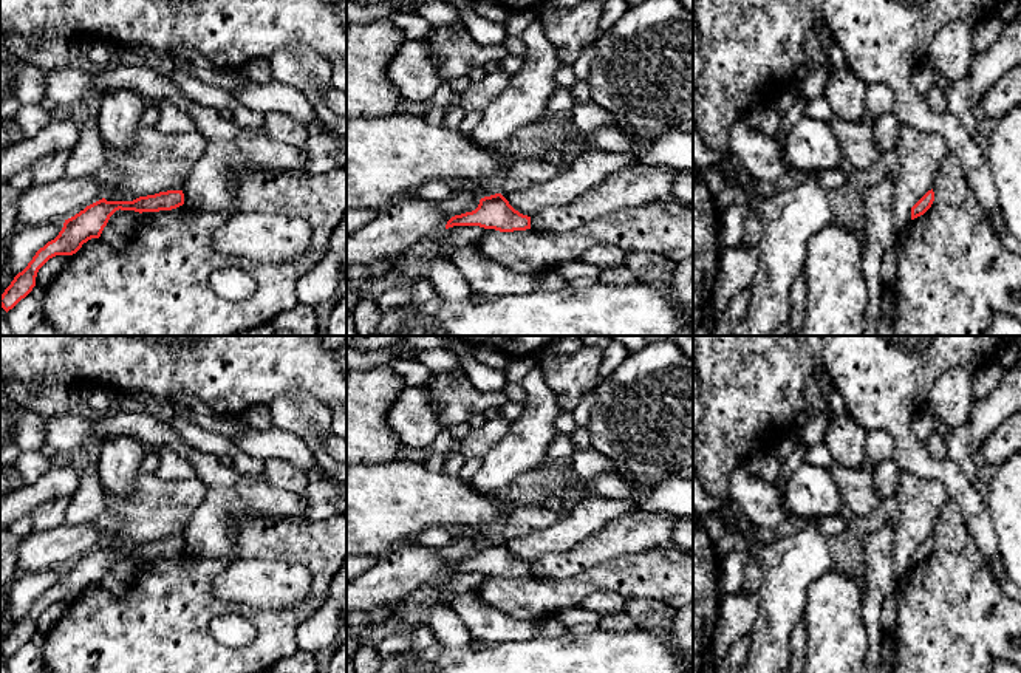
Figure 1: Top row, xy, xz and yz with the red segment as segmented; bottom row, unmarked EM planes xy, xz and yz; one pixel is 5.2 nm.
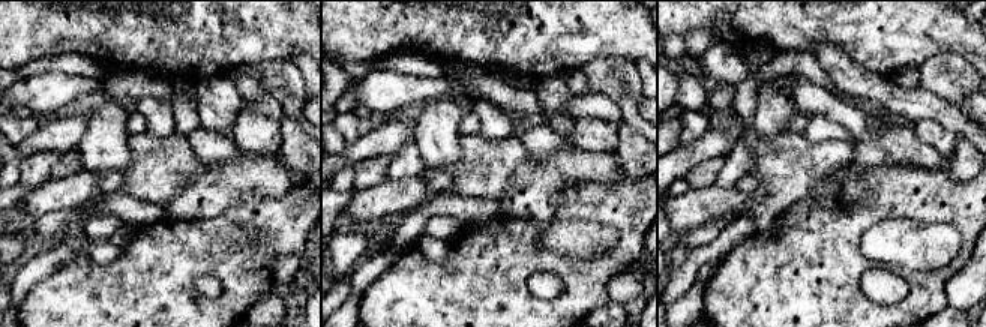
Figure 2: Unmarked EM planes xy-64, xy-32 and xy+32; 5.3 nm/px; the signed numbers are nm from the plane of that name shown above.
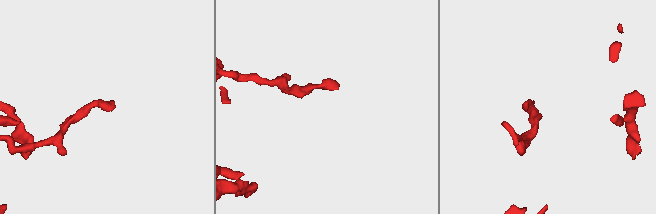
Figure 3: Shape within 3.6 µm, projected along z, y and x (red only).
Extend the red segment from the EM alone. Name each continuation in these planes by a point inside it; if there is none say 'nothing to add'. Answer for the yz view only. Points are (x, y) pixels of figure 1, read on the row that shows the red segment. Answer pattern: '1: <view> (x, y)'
nothing to add

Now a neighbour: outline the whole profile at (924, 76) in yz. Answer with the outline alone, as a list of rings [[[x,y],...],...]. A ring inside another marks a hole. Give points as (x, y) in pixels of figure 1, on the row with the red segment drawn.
[[[927,63],[919,65],[913,73],[913,85],[914,88],[927,96],[930,88],[934,85],[934,70]]]

